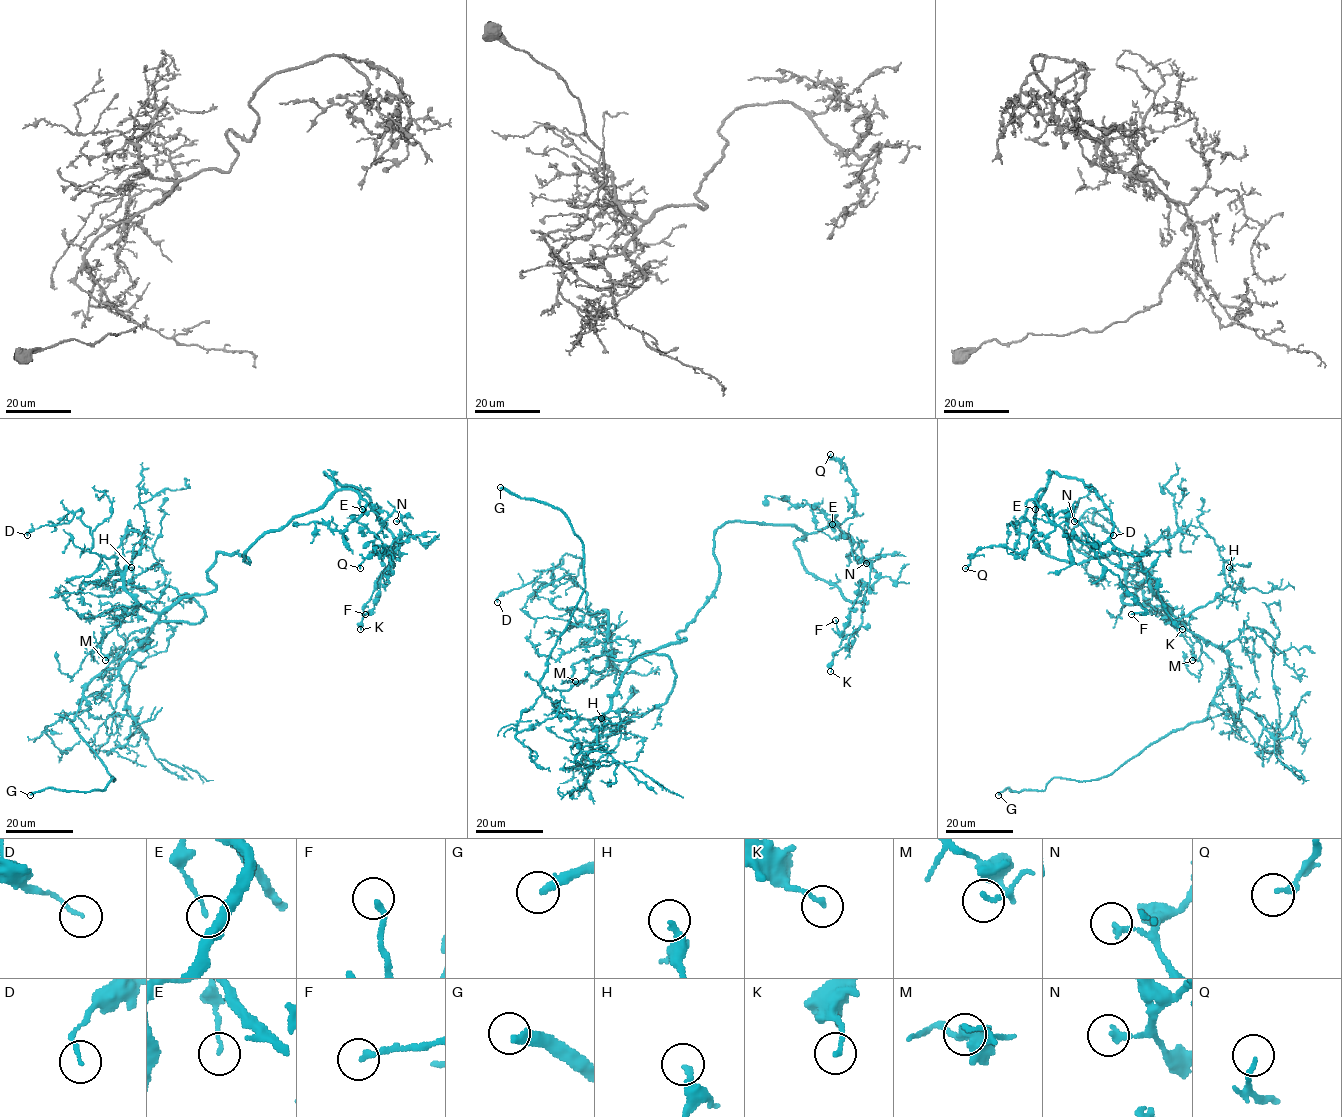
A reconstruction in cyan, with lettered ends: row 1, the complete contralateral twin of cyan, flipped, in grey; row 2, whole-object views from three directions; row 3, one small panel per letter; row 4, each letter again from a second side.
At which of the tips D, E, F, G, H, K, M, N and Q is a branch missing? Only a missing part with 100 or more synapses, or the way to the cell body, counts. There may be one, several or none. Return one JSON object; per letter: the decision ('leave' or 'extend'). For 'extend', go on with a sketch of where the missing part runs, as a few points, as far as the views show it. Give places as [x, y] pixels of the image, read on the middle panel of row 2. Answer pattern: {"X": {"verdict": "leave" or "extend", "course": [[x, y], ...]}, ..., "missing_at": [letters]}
{"D": {"verdict": "leave"}, "E": {"verdict": "leave"}, "F": {"verdict": "leave"}, "G": {"verdict": "extend"}, "H": {"verdict": "leave"}, "K": {"verdict": "leave"}, "M": {"verdict": "leave"}, "N": {"verdict": "leave"}, "Q": {"verdict": "leave"}, "missing_at": ["G"]}

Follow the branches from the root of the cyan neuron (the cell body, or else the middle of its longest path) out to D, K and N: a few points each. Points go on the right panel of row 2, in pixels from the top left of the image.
D: (1149, 580), (1170, 612), (1126, 604), (1125, 573), (1080, 553), (1069, 536), (1090, 508), (1092, 523), (1113, 535)
K: (1149, 580), (1136, 553), (1071, 563), (1039, 549), (1053, 472), (1093, 490), (1111, 542), (1182, 629)
N: (1149, 580), (1136, 553), (1071, 563), (1039, 549), (1053, 472), (1089, 485), (1114, 529), (1098, 544), (1074, 521)

